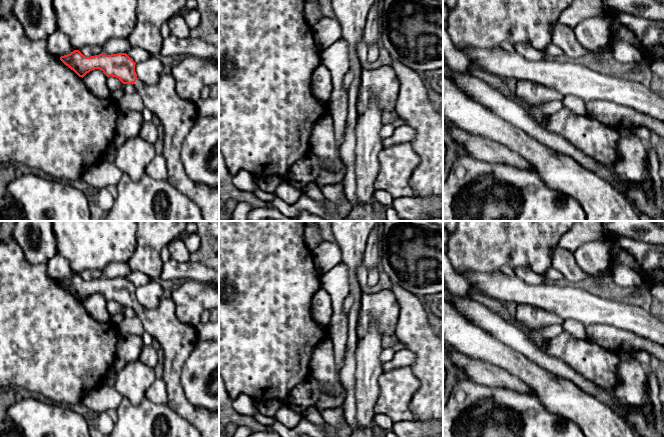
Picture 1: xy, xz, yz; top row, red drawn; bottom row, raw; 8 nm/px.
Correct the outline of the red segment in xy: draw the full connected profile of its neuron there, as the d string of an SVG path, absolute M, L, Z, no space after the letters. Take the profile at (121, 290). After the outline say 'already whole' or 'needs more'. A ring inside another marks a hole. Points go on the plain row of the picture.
M79 274L60 281L60 284L73 294L79 301L84 301L92 294L99 293L107 301L116 301L123 308L132 308L136 317L143 324L145 332L156 339L164 352L163 381L167 386L167 404L179 416L191 423L200 433L201 437L219 437L219 411L209 411L194 406L187 399L181 384L182 369L199 341L195 326L180 321L175 312L175 304L172 299L162 298L159 305L154 309L147 309L137 302L135 286L126 277L99 278L86 281Z; needs more

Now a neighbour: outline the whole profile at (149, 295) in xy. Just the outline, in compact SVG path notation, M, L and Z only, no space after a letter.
M152 279L145 285L135 288L135 296L137 302L147 309L156 308L163 296L164 288L166 284L160 280Z

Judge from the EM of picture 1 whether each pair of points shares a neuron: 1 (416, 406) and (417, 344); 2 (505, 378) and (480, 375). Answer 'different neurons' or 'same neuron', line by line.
1: same neuron
2: same neuron

